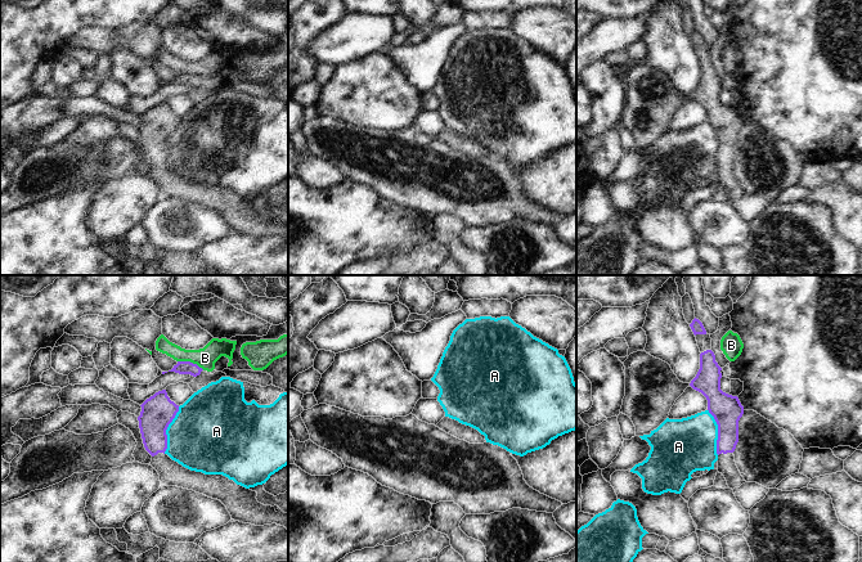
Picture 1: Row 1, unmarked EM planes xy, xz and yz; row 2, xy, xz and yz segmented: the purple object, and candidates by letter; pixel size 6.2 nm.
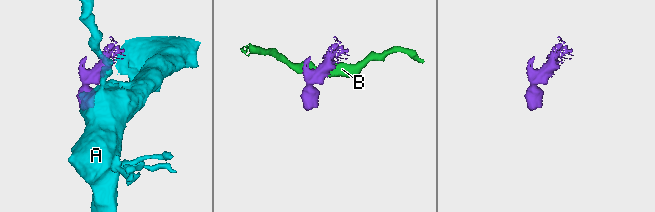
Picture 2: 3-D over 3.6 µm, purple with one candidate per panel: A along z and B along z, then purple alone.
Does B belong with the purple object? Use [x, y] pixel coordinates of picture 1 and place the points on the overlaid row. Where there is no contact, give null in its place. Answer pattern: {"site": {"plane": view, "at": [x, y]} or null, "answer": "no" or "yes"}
{"site": {"plane": "xy", "at": [189, 362]}, "answer": "no"}

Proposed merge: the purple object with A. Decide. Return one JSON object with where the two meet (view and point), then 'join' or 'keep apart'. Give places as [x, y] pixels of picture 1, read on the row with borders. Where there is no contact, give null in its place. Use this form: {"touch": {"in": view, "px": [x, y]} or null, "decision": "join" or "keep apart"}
{"touch": {"in": "xy", "px": [166, 428]}, "decision": "keep apart"}

